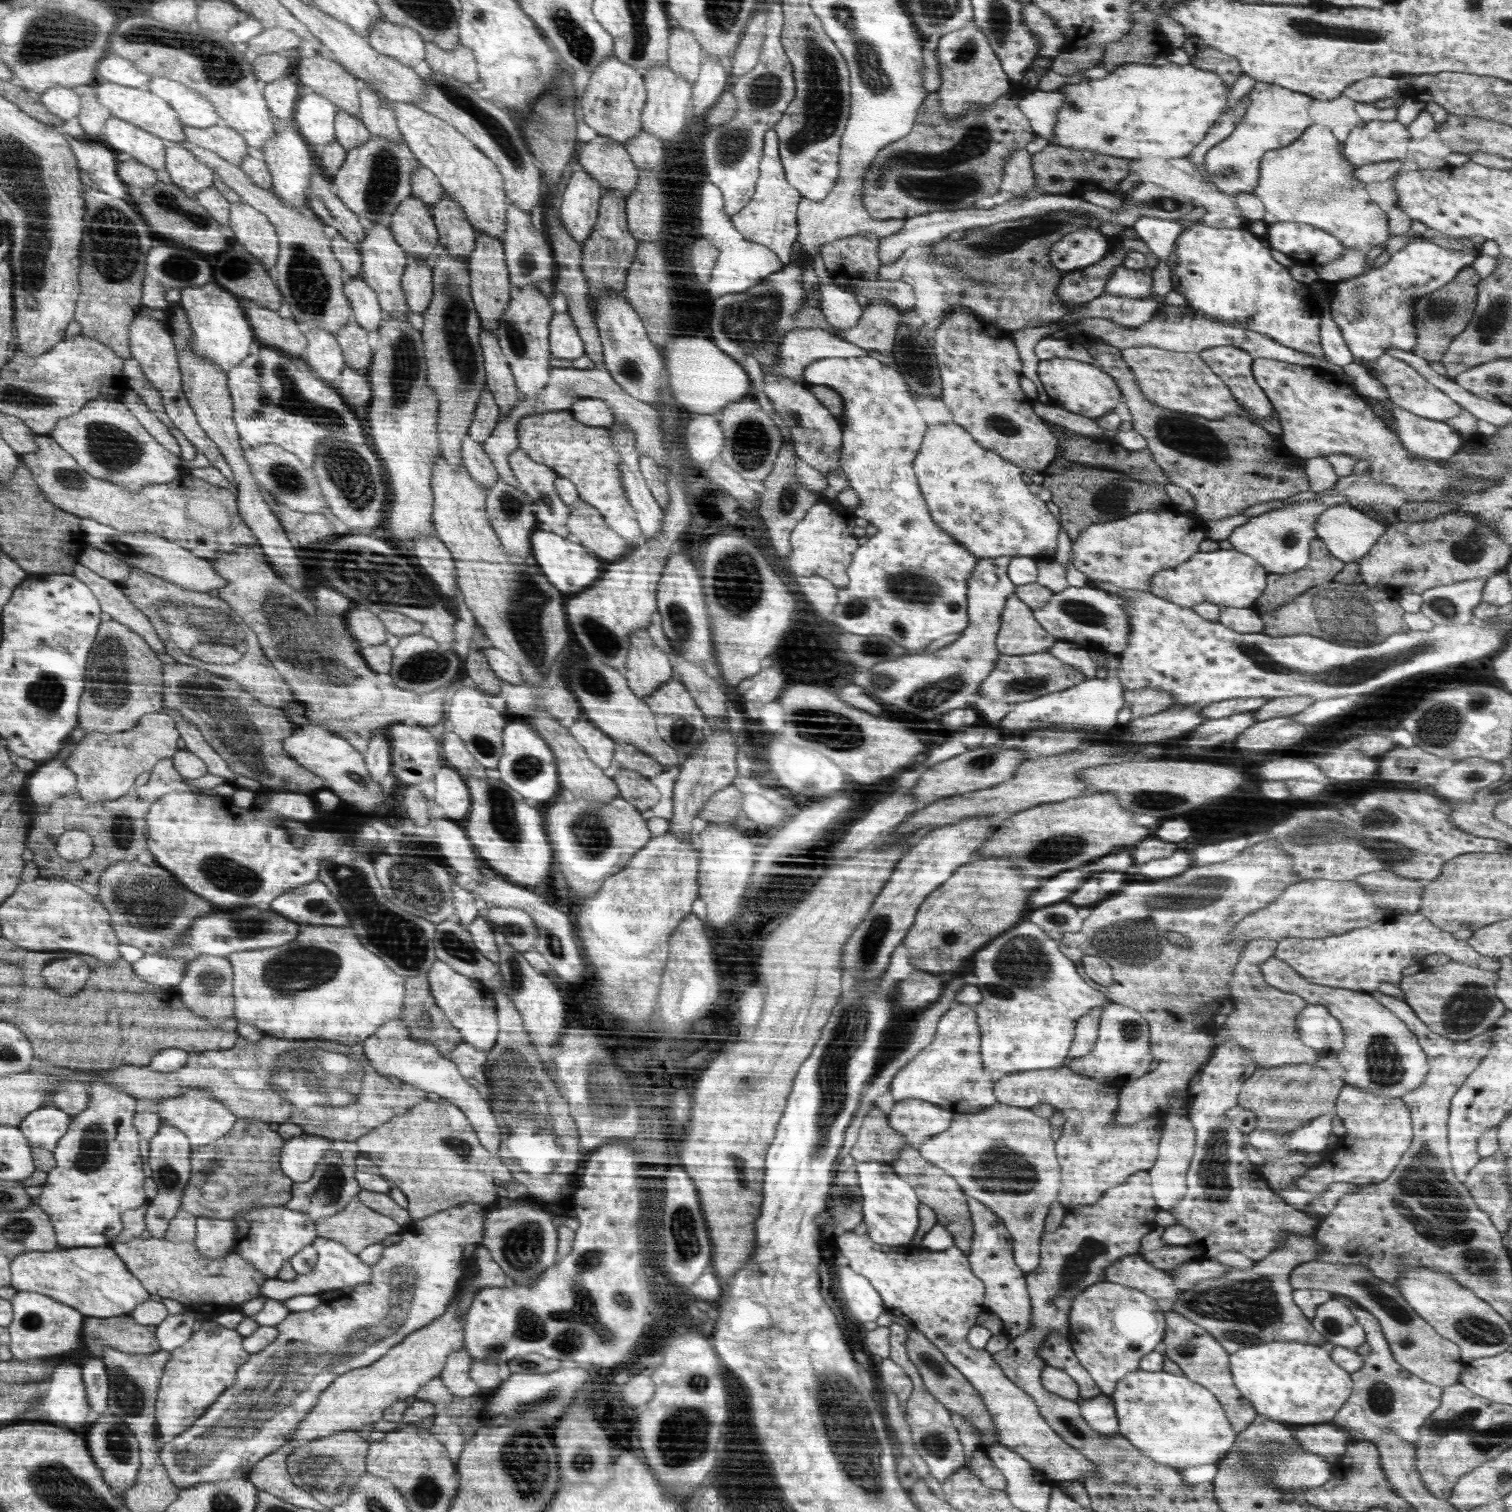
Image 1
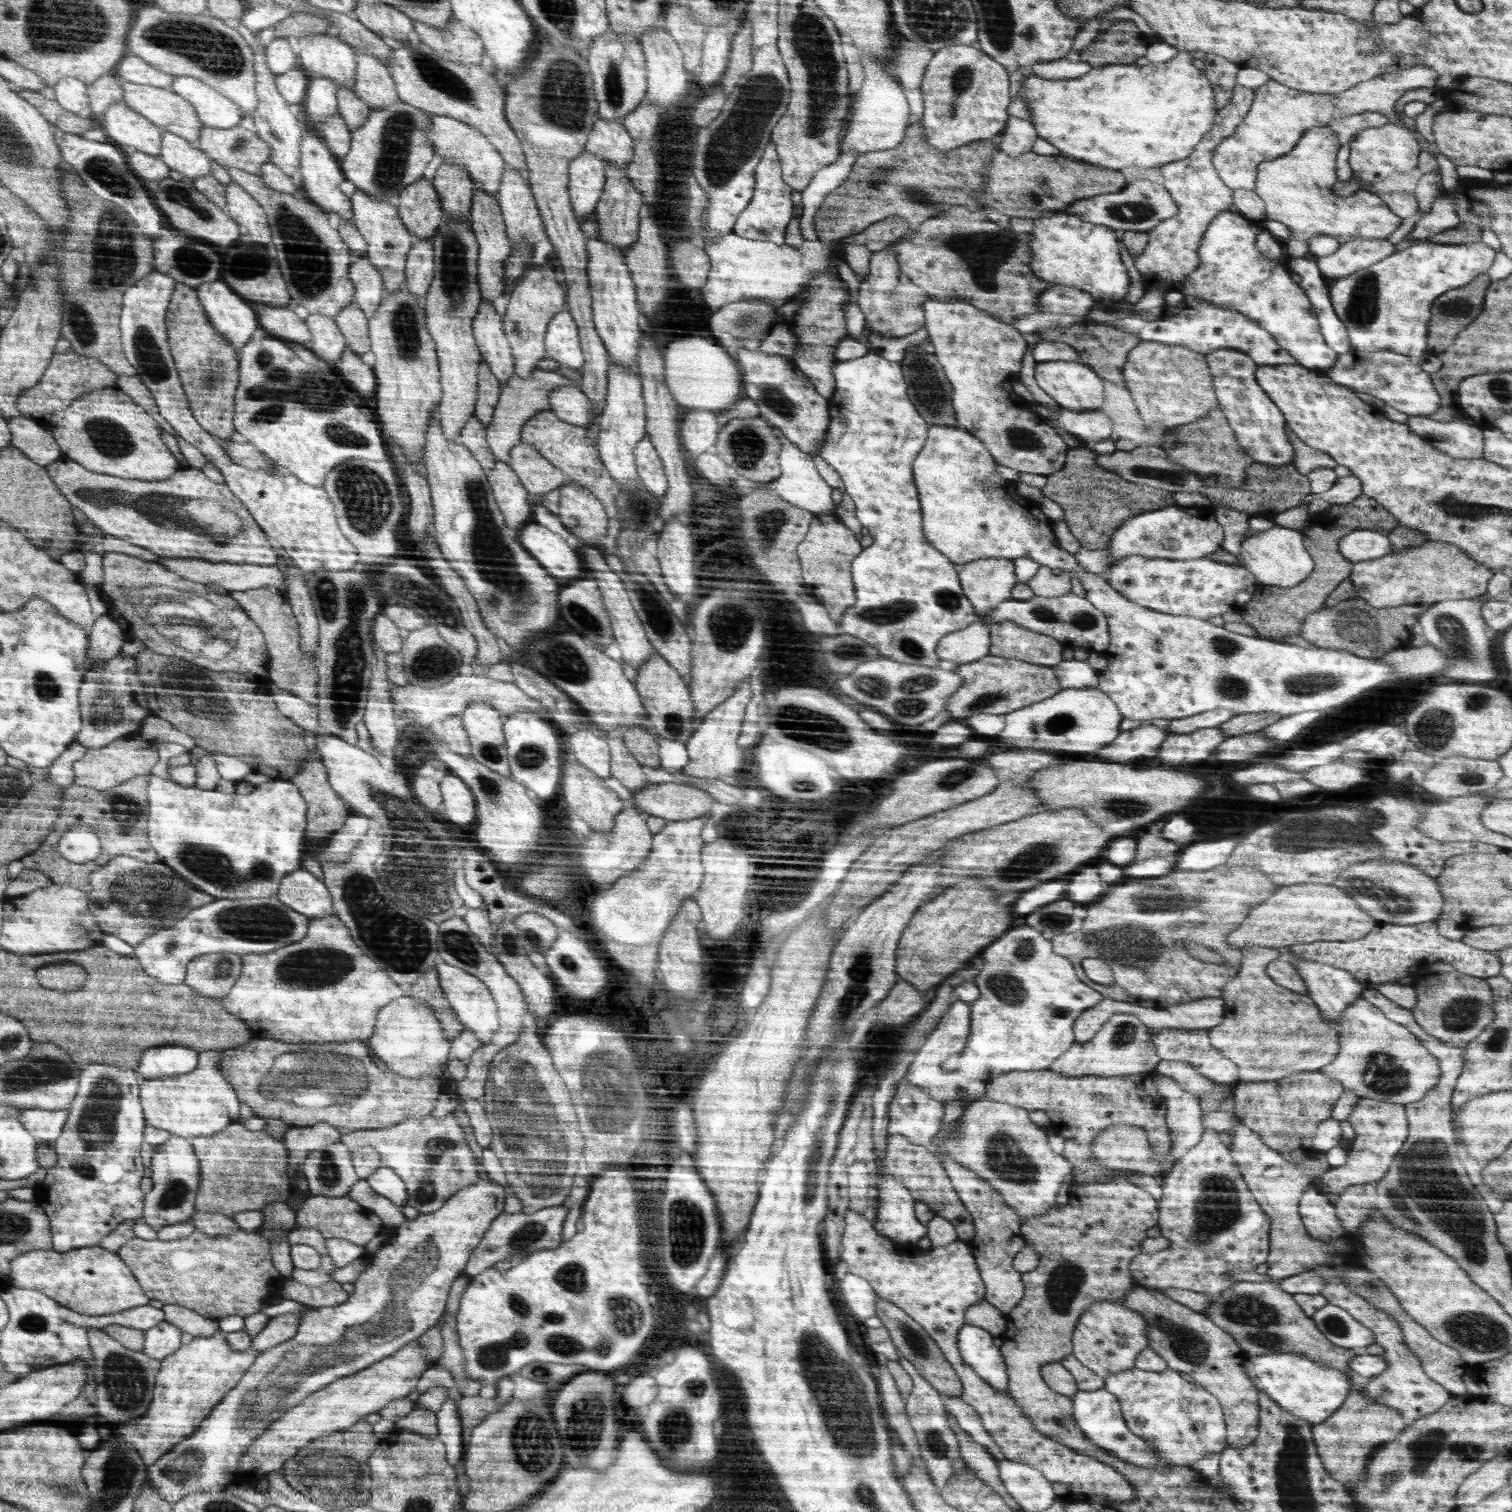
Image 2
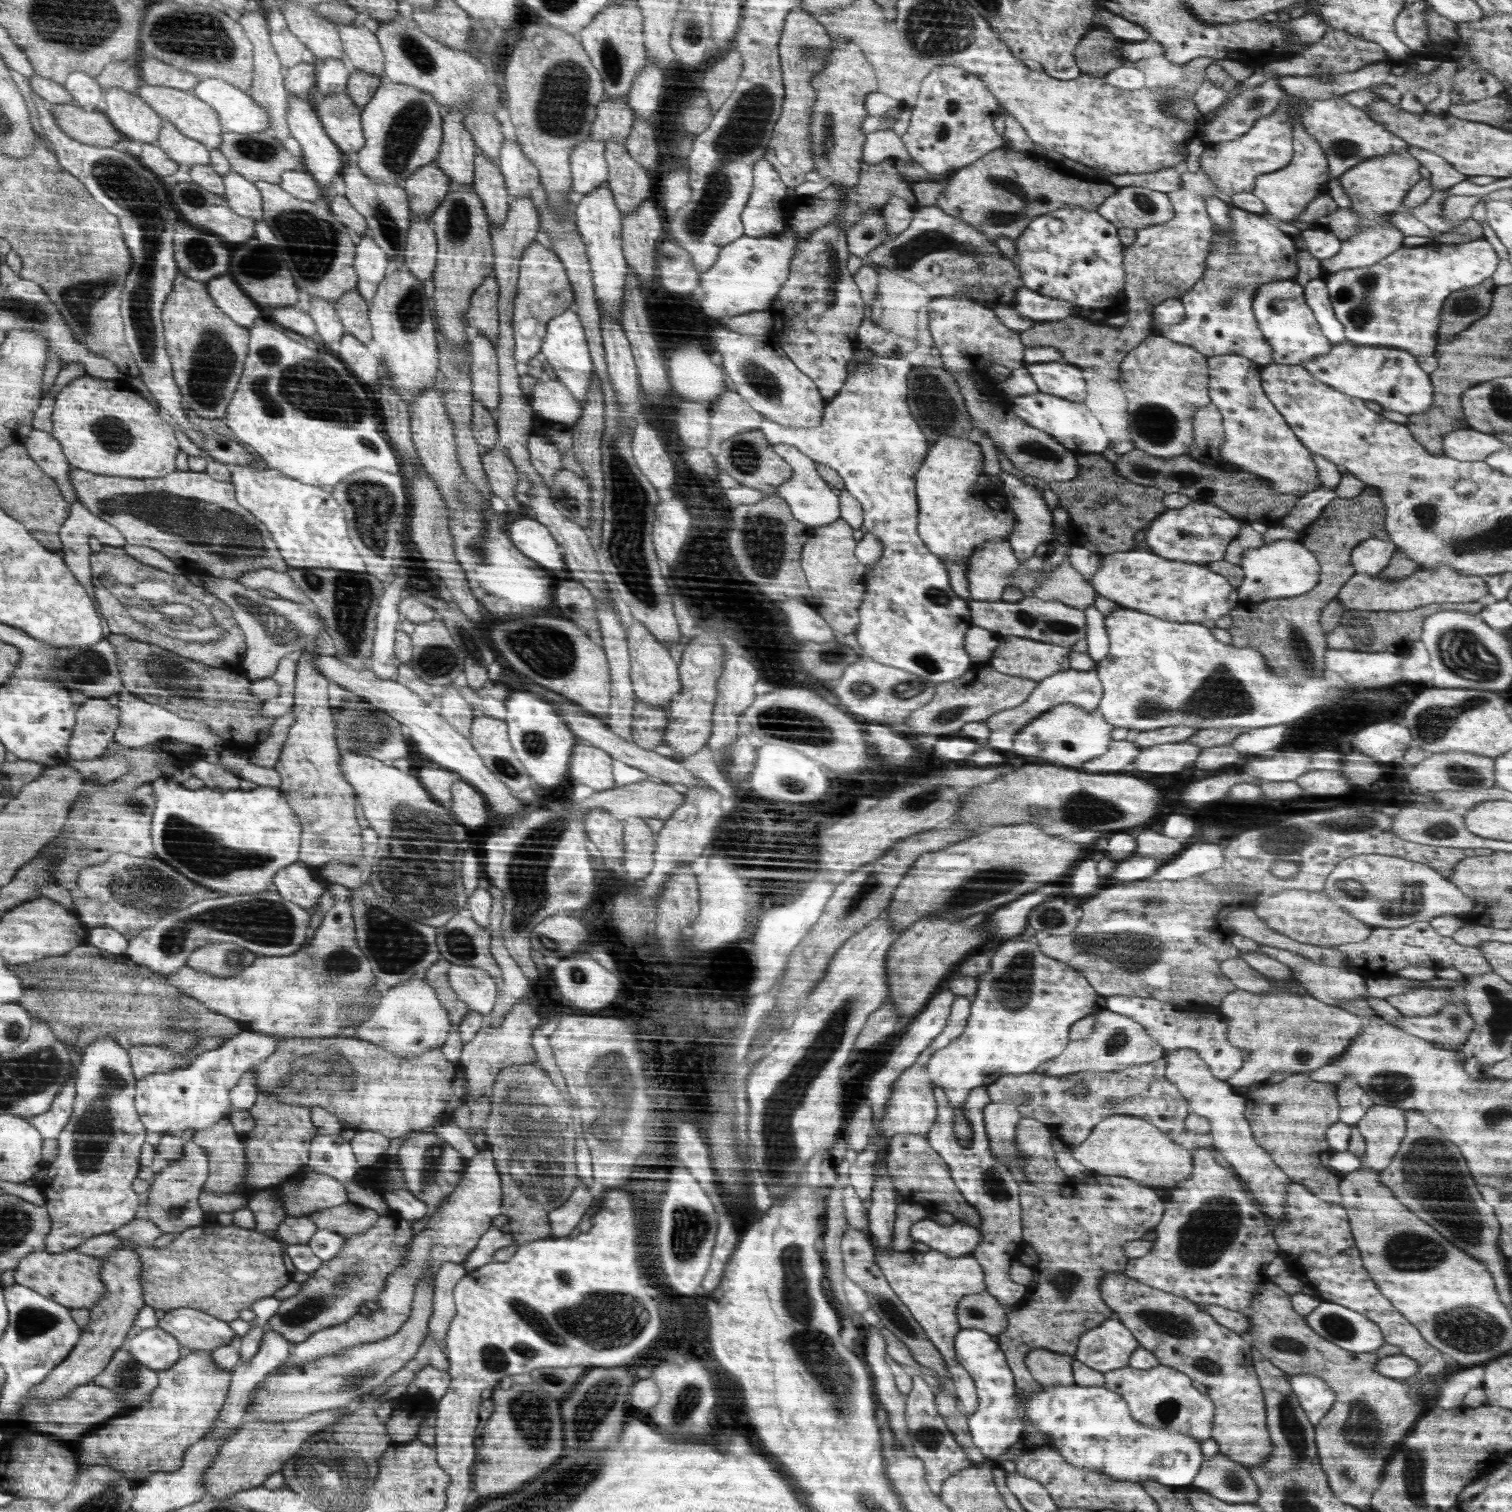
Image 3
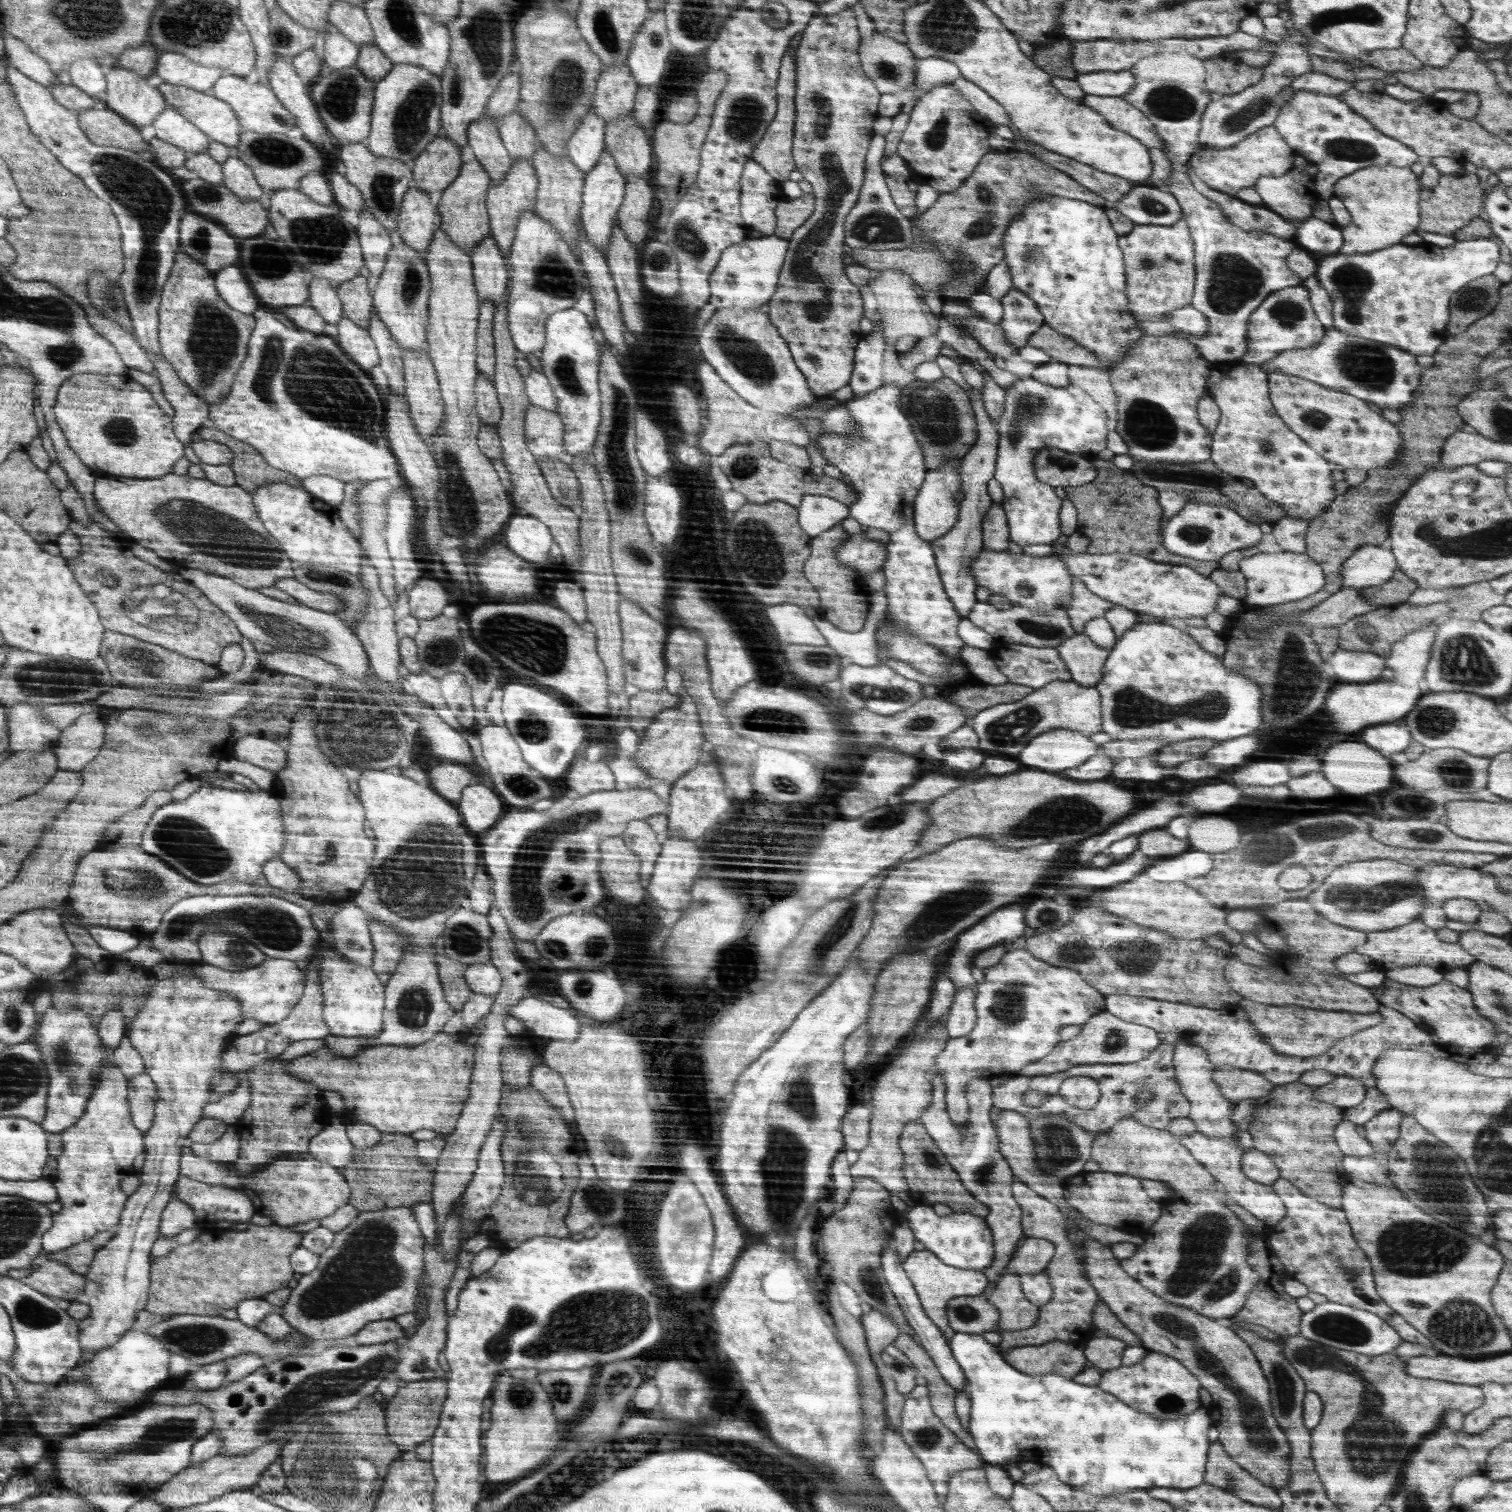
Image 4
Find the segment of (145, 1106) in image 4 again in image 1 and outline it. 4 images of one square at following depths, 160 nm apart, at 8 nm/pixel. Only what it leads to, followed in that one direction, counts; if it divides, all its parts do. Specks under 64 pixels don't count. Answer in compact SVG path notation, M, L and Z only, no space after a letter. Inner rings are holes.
M202 1086L192 1088L192 1090L185 1090L185 1093L180 1096L161 1098L159 1102L148 1107L151 1111L159 1114L162 1123L166 1121L178 1128L178 1130L183 1131L190 1139L192 1148L208 1145L217 1138L228 1134L238 1120L237 1115L230 1107L224 1105L218 1098L215 1098L215 1095L211 1094L207 1087Z

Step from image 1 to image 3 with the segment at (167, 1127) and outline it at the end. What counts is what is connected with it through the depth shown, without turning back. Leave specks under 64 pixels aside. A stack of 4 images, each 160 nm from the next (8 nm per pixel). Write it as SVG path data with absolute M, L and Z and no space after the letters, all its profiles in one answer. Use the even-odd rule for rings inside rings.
M188 1141L183 1146L183 1155L164 1169L155 1173L148 1192L143 1217L151 1220L163 1233L176 1233L203 1226L203 1207L199 1205L203 1186L210 1176L210 1158L202 1146Z

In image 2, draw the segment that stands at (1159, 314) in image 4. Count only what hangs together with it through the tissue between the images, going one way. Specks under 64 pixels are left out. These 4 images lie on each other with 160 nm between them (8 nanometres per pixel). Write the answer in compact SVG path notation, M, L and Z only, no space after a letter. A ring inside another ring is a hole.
M1236 84L1230 102L1215 114L1214 126L1204 134L1192 154L1183 161L1171 162L1161 168L1164 186L1176 203L1178 214L1149 230L1147 246L1140 256L1135 257L1134 264L1140 271L1145 290L1158 286L1165 293L1180 291L1186 278L1199 266L1198 250L1204 232L1212 226L1216 215L1226 212L1226 208L1232 204L1232 192L1218 176L1211 160L1215 148L1244 120L1254 97L1254 89Z

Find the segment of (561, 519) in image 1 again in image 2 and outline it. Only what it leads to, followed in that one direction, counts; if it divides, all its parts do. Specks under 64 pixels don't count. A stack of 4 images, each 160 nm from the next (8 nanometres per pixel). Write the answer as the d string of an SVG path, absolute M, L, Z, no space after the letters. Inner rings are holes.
M519 441L510 449L511 469L519 475L519 481L531 493L531 503L534 505L539 496L554 490L568 480L568 476L555 466L552 466L531 445Z

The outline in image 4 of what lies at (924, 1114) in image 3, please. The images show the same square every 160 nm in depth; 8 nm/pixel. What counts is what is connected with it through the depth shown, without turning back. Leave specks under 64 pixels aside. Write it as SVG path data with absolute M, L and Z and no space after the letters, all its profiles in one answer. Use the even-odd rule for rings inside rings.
M948 1012L935 1024L928 1027L921 1036L920 1041L912 1041L907 1049L898 1056L894 1062L882 1069L880 1078L876 1078L872 1088L872 1104L868 1146L860 1150L858 1160L851 1165L850 1174L854 1178L874 1178L880 1182L892 1196L909 1201L910 1186L904 1178L904 1155L899 1147L899 1138L904 1125L912 1120L918 1121L928 1105L931 1104L933 1078L936 1072L933 1070L933 1062L950 1040L945 1029L945 1020Z

